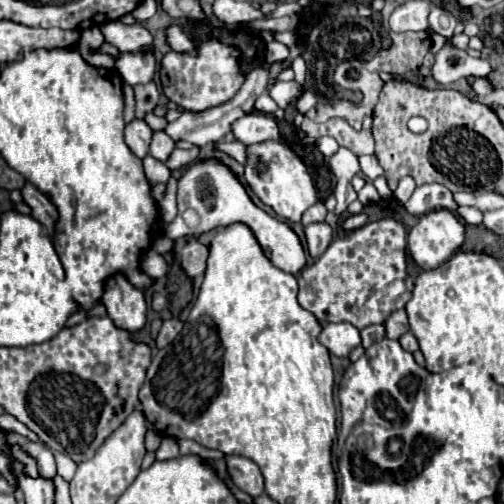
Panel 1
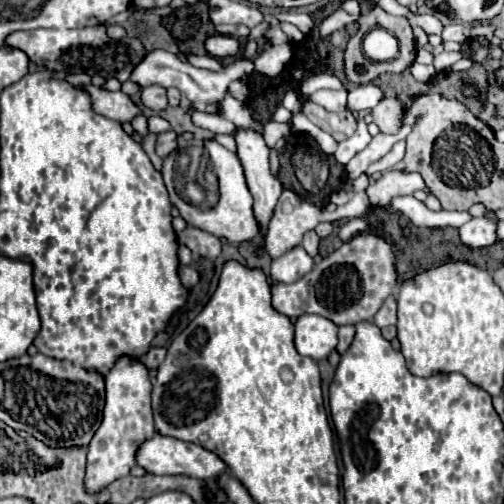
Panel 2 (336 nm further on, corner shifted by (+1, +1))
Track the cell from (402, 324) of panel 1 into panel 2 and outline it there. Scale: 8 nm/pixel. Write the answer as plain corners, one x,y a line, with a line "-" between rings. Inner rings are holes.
387,297
383,307
377,311
375,321
377,327
387,327
387,325
395,325
397,323
397,301
395,297

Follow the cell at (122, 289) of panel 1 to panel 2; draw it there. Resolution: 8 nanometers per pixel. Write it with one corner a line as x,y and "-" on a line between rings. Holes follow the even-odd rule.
121,355
115,365
105,373
107,403
103,409
101,427
95,431
87,447
87,473
85,491
99,493
113,481
129,475
131,467
137,465
137,449
155,435
153,413
151,413
151,381
149,369
141,359

